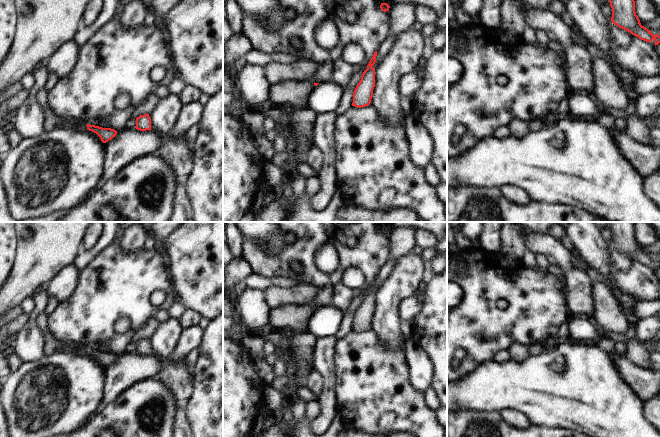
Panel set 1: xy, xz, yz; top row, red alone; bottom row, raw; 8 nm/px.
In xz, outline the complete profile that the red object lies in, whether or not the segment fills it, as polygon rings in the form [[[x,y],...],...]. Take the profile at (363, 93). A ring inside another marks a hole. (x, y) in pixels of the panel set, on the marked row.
[[[377,51],[374,52],[367,69],[363,72],[360,82],[353,92],[352,106],[361,108],[368,106],[373,97],[375,87],[375,69],[372,67],[376,62]]]

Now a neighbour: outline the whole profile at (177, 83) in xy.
[[[179,75],[174,77],[169,83],[172,93],[174,94],[179,94],[182,91],[182,89],[185,87],[185,85],[186,84],[184,80]]]

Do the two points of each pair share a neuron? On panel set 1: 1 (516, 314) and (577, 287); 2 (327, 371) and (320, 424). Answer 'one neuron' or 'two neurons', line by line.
1: two neurons
2: one neuron

